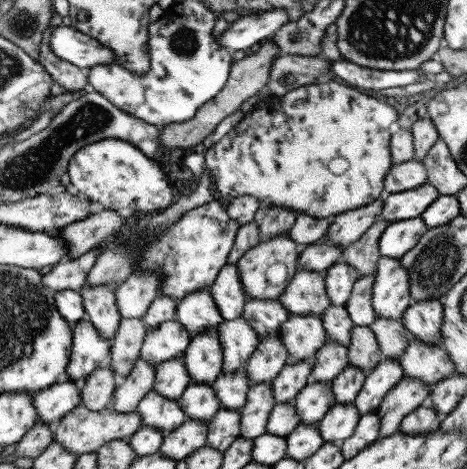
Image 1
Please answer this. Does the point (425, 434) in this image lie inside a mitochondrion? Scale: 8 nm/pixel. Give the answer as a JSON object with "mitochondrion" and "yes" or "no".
{"mitochondrion":"no"}

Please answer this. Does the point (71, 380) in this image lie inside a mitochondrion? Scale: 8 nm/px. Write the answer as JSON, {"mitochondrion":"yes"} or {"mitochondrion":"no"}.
{"mitochondrion":"no"}

